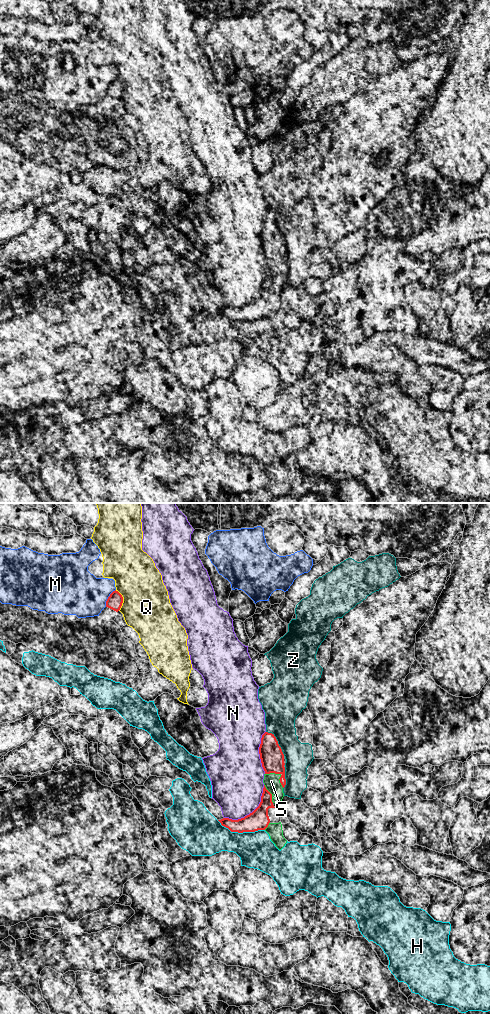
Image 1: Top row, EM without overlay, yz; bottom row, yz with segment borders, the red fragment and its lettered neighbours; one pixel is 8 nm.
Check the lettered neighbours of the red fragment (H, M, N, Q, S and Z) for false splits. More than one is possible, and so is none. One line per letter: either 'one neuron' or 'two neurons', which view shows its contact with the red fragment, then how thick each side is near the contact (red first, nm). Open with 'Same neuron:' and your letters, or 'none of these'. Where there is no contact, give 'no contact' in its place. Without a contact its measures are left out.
Same neuron: S
H: two neurons; contact in yz; calibres 160 and 280 nm
M: two neurons; contact in yz; calibres 120 and 360 nm
N: two neurons; contact in yz; calibres 160 and 420 nm
Q: two neurons; contact in yz; calibres 120 and 400 nm
S: one neuron; contact in yz; calibres 190 and 130 nm
Z: two neurons; contact in yz; calibres 190 and 260 nm

